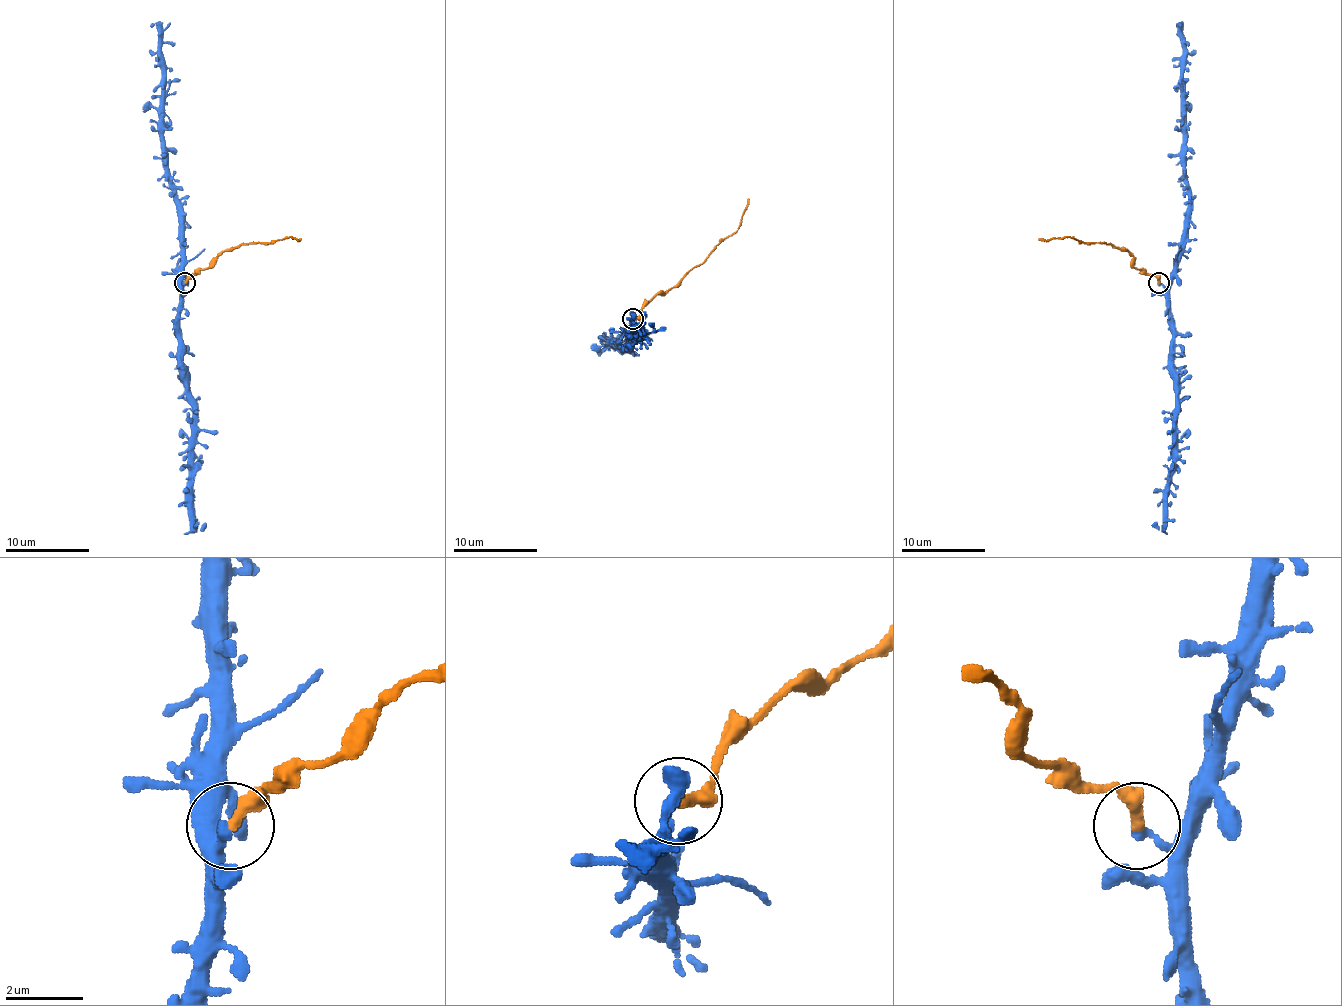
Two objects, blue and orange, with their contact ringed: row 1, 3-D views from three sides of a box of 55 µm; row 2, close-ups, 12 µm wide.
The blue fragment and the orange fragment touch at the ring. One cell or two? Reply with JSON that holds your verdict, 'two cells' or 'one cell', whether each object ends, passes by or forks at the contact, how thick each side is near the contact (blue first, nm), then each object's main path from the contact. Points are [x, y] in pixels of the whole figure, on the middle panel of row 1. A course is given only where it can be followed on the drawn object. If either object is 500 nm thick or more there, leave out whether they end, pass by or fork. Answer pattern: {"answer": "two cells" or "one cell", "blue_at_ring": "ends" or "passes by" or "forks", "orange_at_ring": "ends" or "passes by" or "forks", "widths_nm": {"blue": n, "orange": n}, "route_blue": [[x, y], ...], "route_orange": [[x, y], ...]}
{"answer": "two cells", "blue_at_ring": "ends", "orange_at_ring": "ends", "widths_nm": {"blue": 260, "orange": 360}, "route_blue": [[632, 319], [630, 344], [626, 348], [599, 336]], "route_orange": [[632, 319], [657, 294], [664, 294], [737, 229], [748, 199]]}

